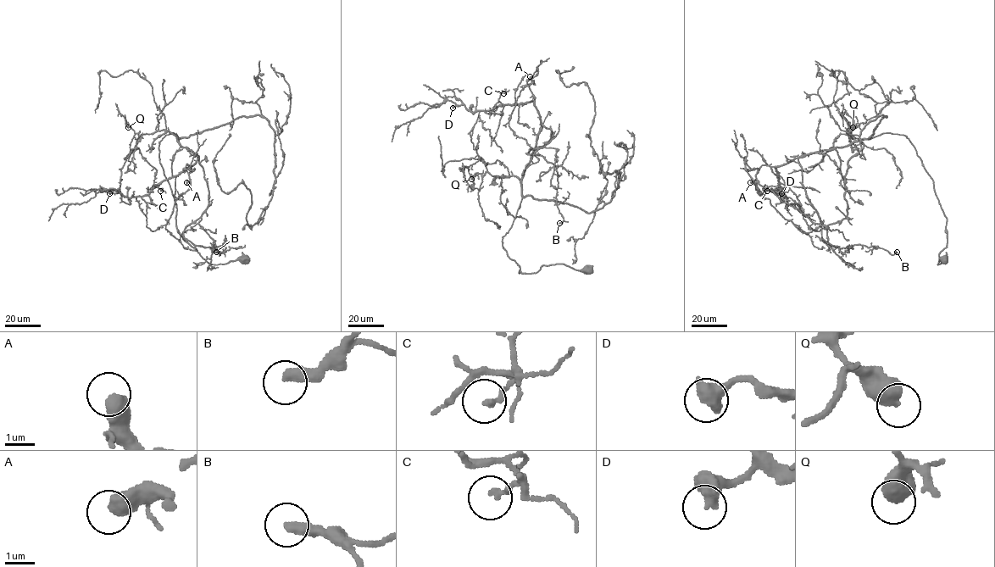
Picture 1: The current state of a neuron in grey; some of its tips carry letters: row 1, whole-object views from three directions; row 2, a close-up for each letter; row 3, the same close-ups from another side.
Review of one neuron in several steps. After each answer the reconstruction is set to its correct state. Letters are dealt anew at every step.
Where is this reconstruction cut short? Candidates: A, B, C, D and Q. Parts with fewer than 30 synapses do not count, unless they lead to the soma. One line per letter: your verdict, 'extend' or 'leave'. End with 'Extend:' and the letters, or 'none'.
A: leave
B: leave
C: leave
D: leave
Q: leave
Extend: none

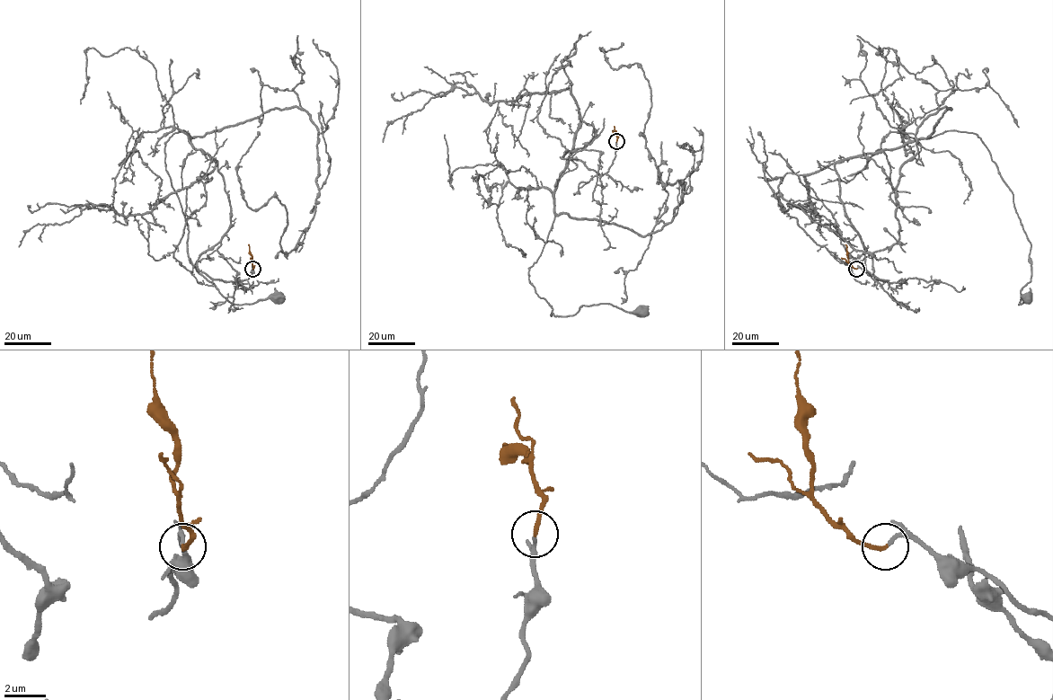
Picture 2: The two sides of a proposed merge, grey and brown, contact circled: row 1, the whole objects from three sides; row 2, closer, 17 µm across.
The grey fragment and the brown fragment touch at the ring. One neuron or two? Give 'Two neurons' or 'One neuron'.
One neuron

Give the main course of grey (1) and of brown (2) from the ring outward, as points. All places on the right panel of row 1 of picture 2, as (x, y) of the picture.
1: (857, 269), (890, 283), (873, 276), (835, 164), (948, 130), (975, 134), (1030, 244), (1019, 305), (1027, 296)
2: (857, 269), (848, 262), (845, 244)

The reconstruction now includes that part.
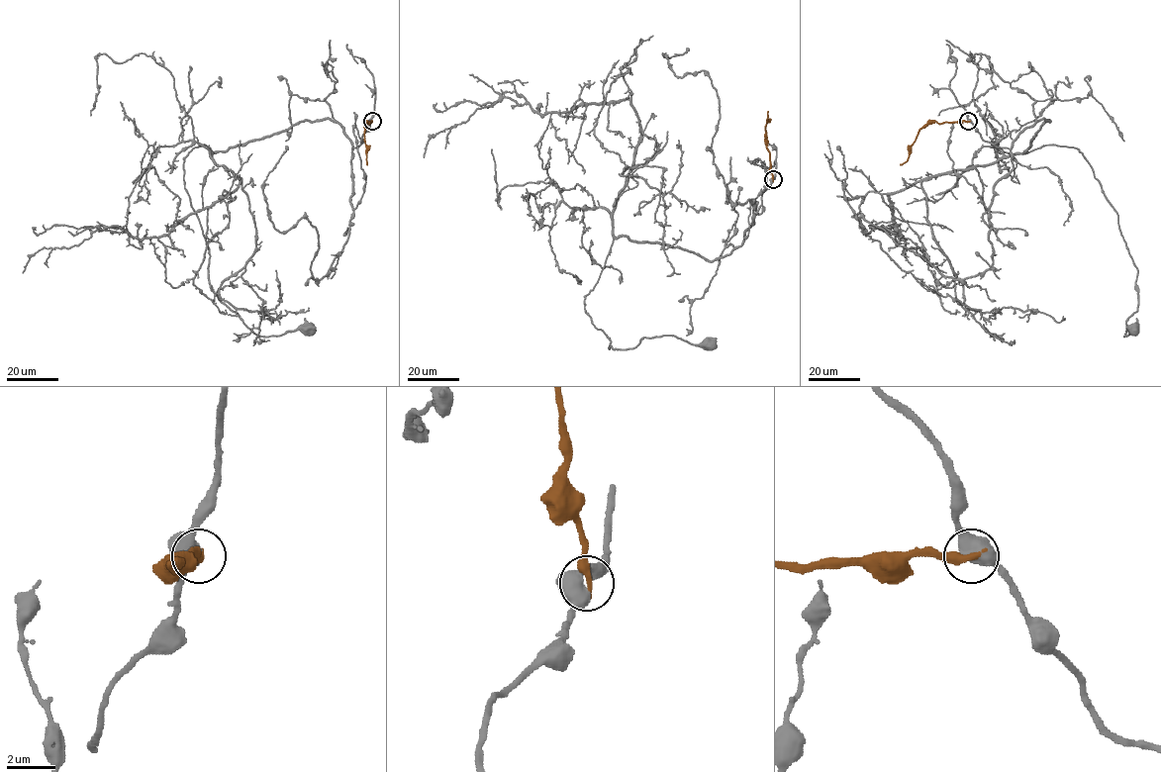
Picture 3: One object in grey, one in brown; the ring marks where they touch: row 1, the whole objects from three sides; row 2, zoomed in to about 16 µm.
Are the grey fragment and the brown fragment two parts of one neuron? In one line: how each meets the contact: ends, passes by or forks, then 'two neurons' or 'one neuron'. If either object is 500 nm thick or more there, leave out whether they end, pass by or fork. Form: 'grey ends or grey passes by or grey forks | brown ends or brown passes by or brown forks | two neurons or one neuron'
grey passes by | brown ends | two neurons

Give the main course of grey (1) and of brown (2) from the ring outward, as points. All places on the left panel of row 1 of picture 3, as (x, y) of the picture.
1: (371, 122), (353, 148), (339, 124), (304, 120), (184, 159), (211, 289), (257, 336), (310, 327)
2: (372, 122), (365, 121), (367, 164)

